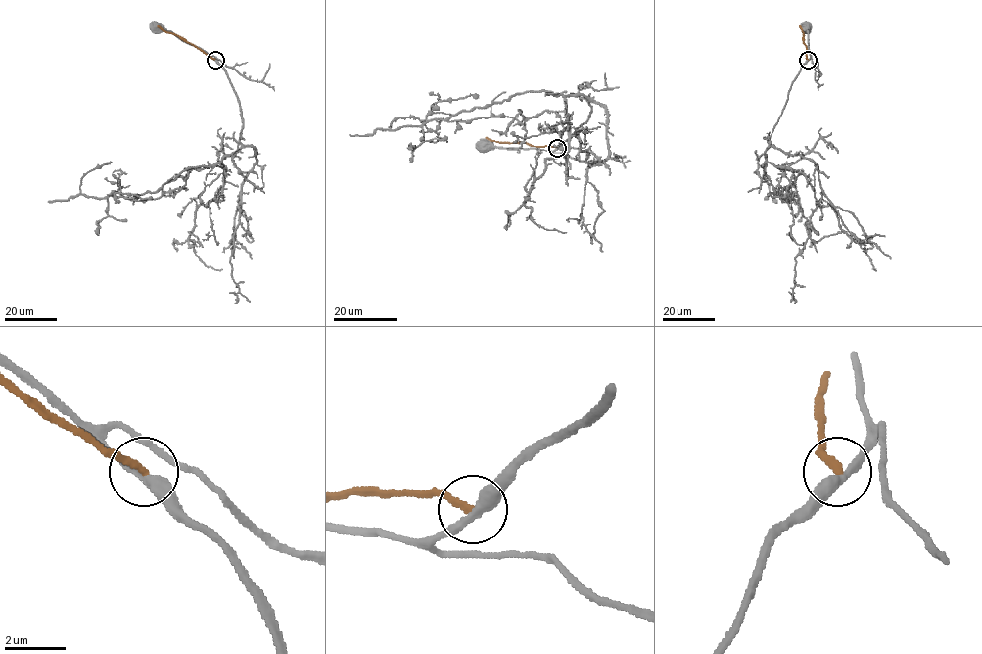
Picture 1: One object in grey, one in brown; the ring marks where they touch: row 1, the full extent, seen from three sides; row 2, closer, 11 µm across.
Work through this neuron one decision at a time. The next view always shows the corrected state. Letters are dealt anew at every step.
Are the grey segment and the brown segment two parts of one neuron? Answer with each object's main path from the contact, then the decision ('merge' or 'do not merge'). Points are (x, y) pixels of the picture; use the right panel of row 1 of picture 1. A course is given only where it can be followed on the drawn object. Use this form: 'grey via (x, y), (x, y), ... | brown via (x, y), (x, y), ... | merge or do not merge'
grey via (808, 60), (810, 55), (806, 28) | brown via (808, 60), (799, 25) | do not merge

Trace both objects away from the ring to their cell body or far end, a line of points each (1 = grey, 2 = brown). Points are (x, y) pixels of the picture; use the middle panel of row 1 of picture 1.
1: (557, 148), (549, 151), (484, 145)
2: (557, 148), (496, 142), (486, 137)

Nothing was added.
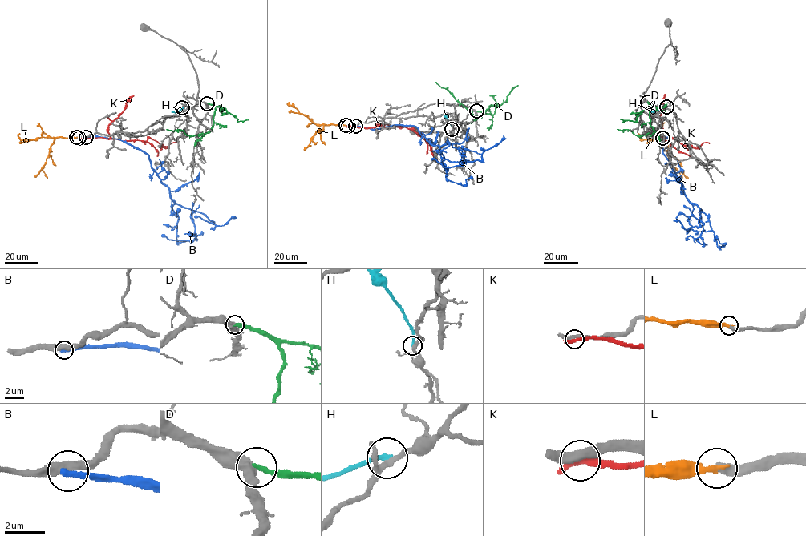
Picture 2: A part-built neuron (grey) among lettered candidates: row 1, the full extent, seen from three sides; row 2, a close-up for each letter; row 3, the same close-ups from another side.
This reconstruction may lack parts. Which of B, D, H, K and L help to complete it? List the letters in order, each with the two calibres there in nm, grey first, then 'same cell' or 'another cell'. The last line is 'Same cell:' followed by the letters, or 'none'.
B: 460/320 nm | another cell
D: 440/240 nm | same cell
H: 200/220 nm | another cell
K: 360/380 nm | another cell
L: 360/320 nm | same cell
Same cell: D, L

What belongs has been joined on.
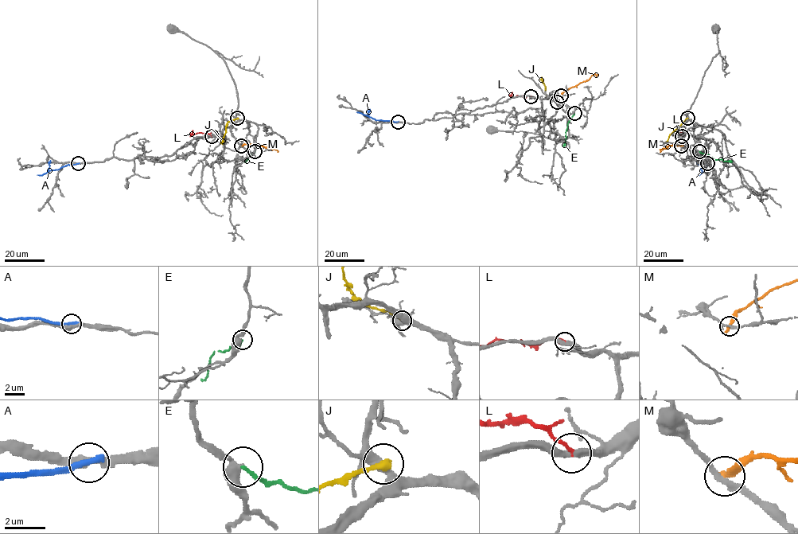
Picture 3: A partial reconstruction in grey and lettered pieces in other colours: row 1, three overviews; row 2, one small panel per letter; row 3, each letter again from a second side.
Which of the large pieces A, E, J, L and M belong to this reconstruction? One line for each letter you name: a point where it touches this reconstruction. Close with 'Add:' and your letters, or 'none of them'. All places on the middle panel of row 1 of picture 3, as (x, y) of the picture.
L: Touches grey at (531, 96)
Add: L

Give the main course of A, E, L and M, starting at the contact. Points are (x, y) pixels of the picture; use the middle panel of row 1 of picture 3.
A: (397, 122), (375, 120), (356, 112)
E: (574, 113), (567, 123), (562, 146)
L: (531, 96), (512, 97), (512, 91)
M: (561, 95), (597, 74)

